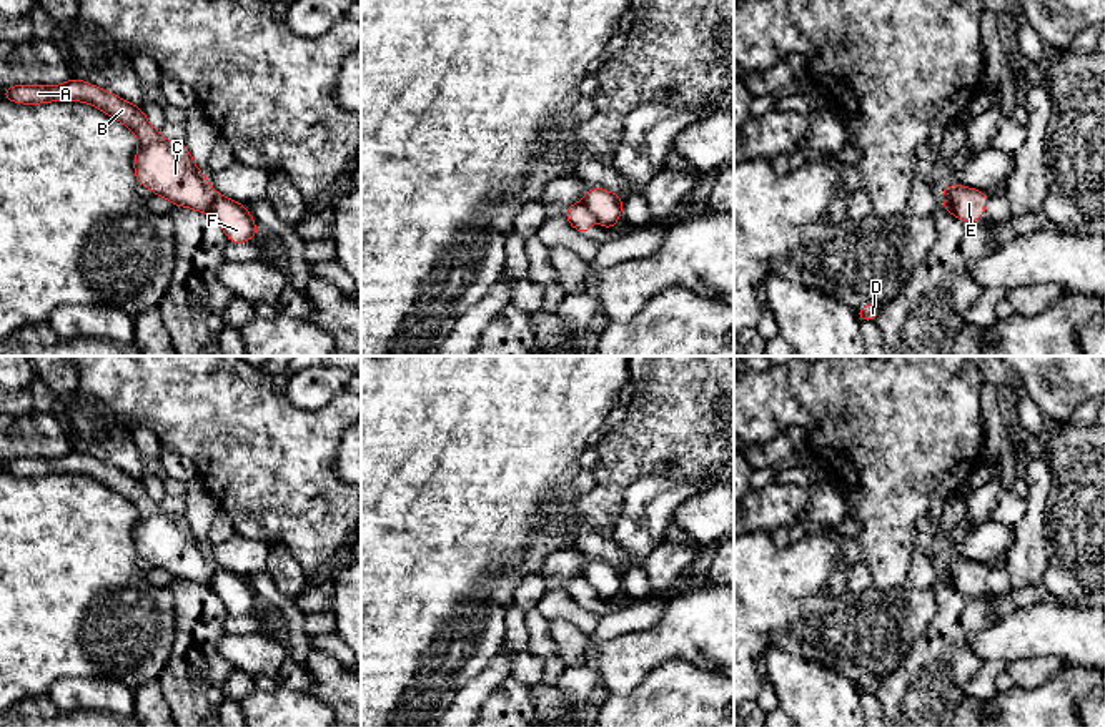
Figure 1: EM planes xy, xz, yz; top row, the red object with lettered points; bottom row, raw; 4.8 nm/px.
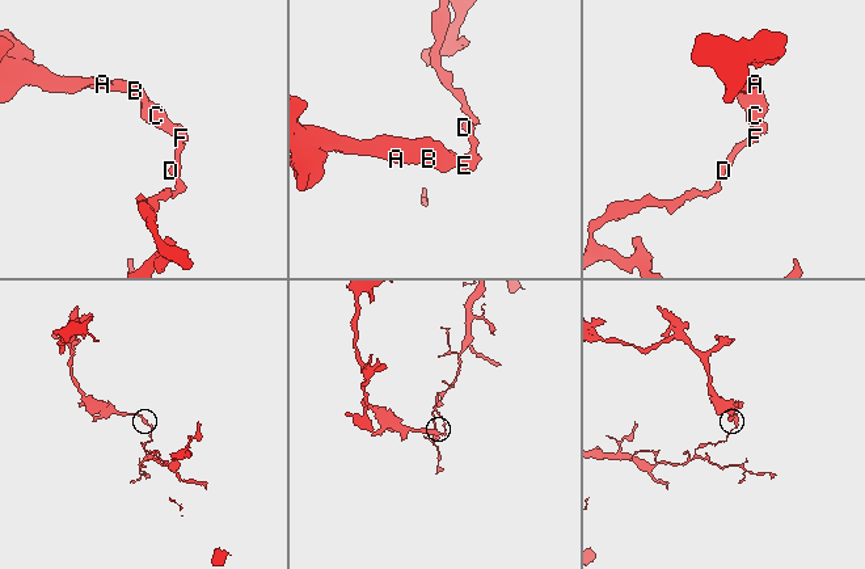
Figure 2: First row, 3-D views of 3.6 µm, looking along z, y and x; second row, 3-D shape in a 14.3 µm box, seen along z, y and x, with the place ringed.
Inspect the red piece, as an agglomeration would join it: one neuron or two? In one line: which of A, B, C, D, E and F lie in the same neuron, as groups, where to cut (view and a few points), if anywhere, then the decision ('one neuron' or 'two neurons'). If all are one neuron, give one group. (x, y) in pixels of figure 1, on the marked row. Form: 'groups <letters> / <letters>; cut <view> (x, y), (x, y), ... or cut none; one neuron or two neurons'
groups A B C E / D F; cut xy (218, 195), (210, 213); two neurons

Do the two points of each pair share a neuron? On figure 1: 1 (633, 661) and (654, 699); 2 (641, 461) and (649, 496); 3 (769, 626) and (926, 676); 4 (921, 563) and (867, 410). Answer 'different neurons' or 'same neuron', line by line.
1: different neurons
2: different neurons
3: different neurons
4: different neurons

